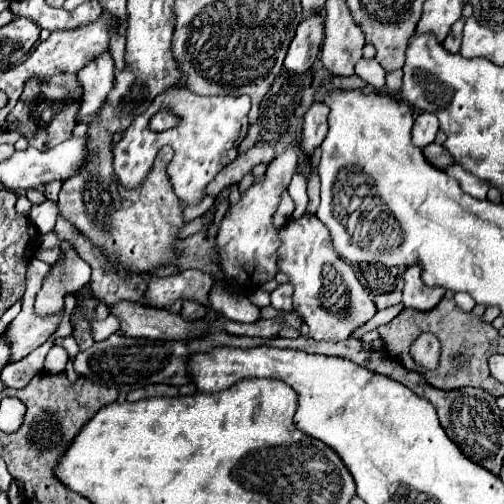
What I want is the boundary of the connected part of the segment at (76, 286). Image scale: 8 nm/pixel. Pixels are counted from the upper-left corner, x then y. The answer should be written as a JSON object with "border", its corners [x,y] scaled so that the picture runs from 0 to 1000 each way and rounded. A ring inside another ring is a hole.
{"border":[[[123,484],[131,508],[127,524],[103,528],[103,544],[87,556],[83,575],[71,587],[71,623],[95,627],[127,611],[127,587],[151,579],[179,560],[179,528],[151,504],[139,484]]]}

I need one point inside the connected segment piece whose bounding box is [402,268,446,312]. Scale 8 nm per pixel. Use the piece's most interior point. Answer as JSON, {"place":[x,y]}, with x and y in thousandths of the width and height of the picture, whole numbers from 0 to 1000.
{"place":[827,585]}

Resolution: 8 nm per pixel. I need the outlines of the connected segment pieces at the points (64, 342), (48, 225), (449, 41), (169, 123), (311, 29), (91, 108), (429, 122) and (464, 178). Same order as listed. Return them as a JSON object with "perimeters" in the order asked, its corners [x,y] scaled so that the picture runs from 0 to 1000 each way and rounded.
{"perimeters":[[[[137,665],[129,671],[115,671],[109,675],[107,683],[123,687],[135,698],[143,716],[159,696],[157,687],[153,685],[143,665]]],[[[91,397],[79,409],[67,409],[60,417],[60,437],[75,448],[75,456],[83,464],[107,456],[111,433],[115,433],[115,413],[111,413],[111,401],[103,401],[103,397]]],[[[913,36],[901,52],[897,52],[897,60],[893,60],[893,67],[885,71],[885,79],[881,79],[881,95],[889,99],[889,103],[909,103],[913,99],[913,87],[917,87],[917,56],[921,56],[921,44],[925,44],[925,36]]],[[[325,214],[308,224],[298,236],[298,258],[321,262],[321,258],[353,250],[353,242],[357,242],[355,234],[335,214]]],[[[623,24],[595,44],[587,71],[571,95],[563,135],[591,147],[607,143],[627,119],[639,75],[643,75],[643,28]]],[[[206,107],[179,127],[171,127],[155,143],[155,163],[163,167],[163,206],[151,230],[151,242],[159,242],[171,230],[183,230],[198,218],[206,206],[214,183],[226,171],[226,123],[218,107]]],[[[837,222],[837,226],[825,234],[825,242],[821,242],[817,282],[821,282],[829,294],[841,294],[841,290],[849,290],[849,286],[861,282],[865,262],[869,262],[869,234],[865,234],[857,222]]],[[[897,325],[893,333],[885,333],[885,341],[889,341],[897,353],[905,353],[905,357],[913,361],[917,377],[929,381],[933,389],[952,393],[952,397],[964,393],[964,381],[968,381],[968,373],[972,373],[972,365],[968,365],[964,357],[952,357],[948,349],[925,341],[913,325]]]]}

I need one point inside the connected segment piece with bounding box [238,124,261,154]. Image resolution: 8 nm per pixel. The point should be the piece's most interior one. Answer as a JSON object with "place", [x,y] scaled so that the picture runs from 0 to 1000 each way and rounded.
{"place":[502,270]}

